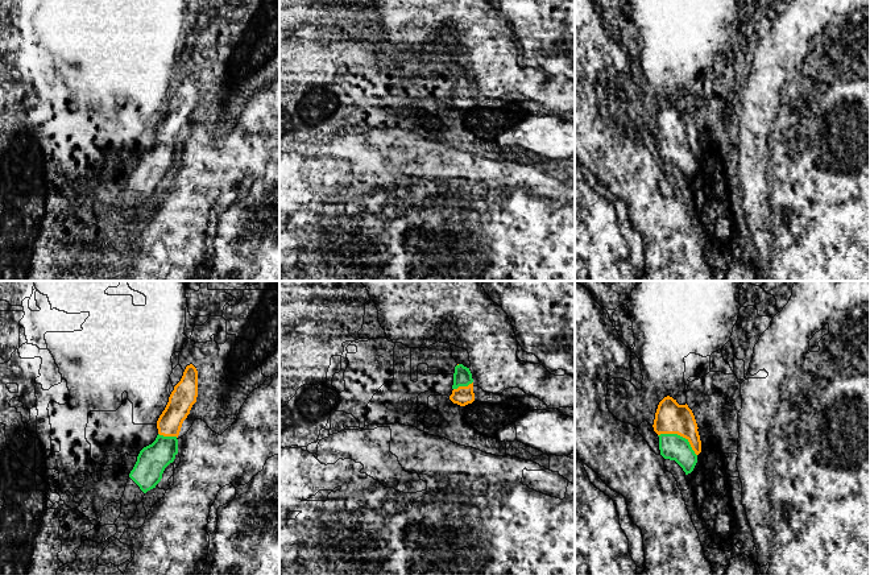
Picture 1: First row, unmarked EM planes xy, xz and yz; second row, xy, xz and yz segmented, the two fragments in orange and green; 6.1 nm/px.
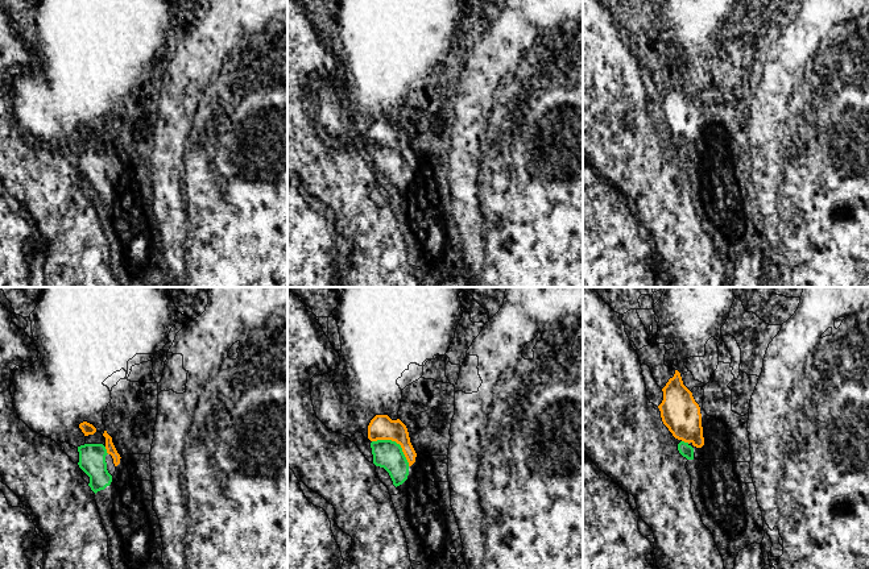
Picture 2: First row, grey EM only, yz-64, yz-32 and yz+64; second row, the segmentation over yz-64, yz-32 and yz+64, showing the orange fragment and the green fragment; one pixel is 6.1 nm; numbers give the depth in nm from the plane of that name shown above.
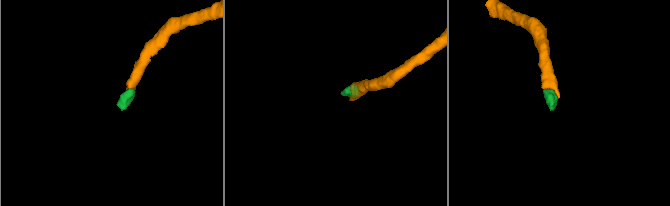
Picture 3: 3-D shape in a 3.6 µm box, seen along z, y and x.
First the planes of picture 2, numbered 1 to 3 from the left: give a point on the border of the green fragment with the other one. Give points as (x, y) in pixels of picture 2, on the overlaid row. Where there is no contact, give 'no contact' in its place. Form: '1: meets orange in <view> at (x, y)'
1: meets orange in yz-64 at (107, 451)
2: meets orange in yz-32 at (396, 441)
3: meets orange in yz+64 at (686, 441)

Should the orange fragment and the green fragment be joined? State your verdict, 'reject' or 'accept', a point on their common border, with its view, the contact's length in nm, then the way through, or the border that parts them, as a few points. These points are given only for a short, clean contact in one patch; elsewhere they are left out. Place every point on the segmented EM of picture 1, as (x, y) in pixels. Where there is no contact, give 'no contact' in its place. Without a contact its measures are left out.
accept; meets orange in yz at (680, 435); contact 280 nm long; runs through yz (670, 418), (680, 435), (672, 446)

